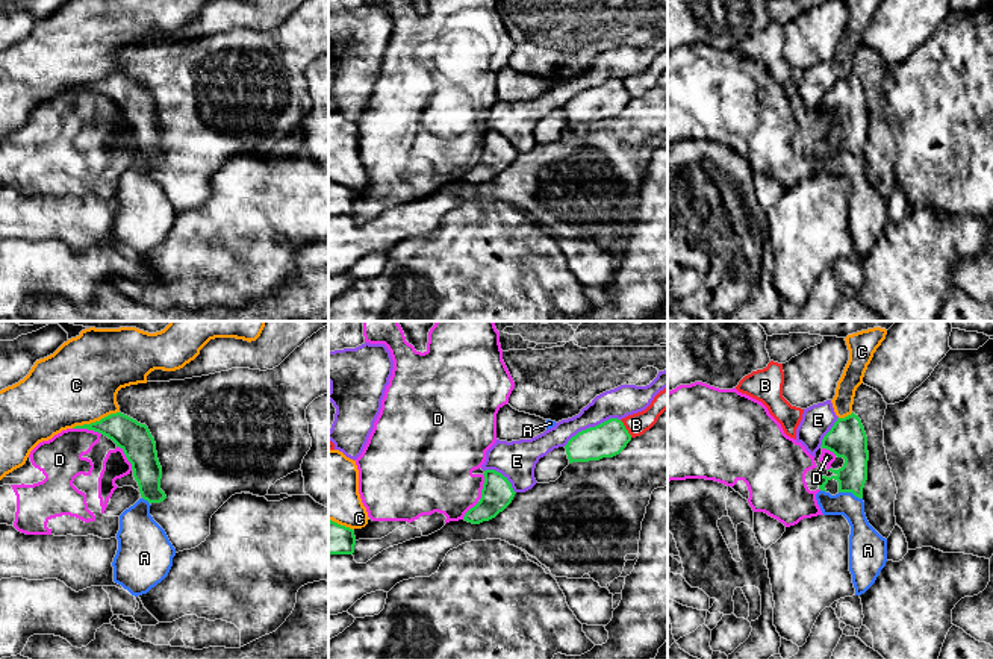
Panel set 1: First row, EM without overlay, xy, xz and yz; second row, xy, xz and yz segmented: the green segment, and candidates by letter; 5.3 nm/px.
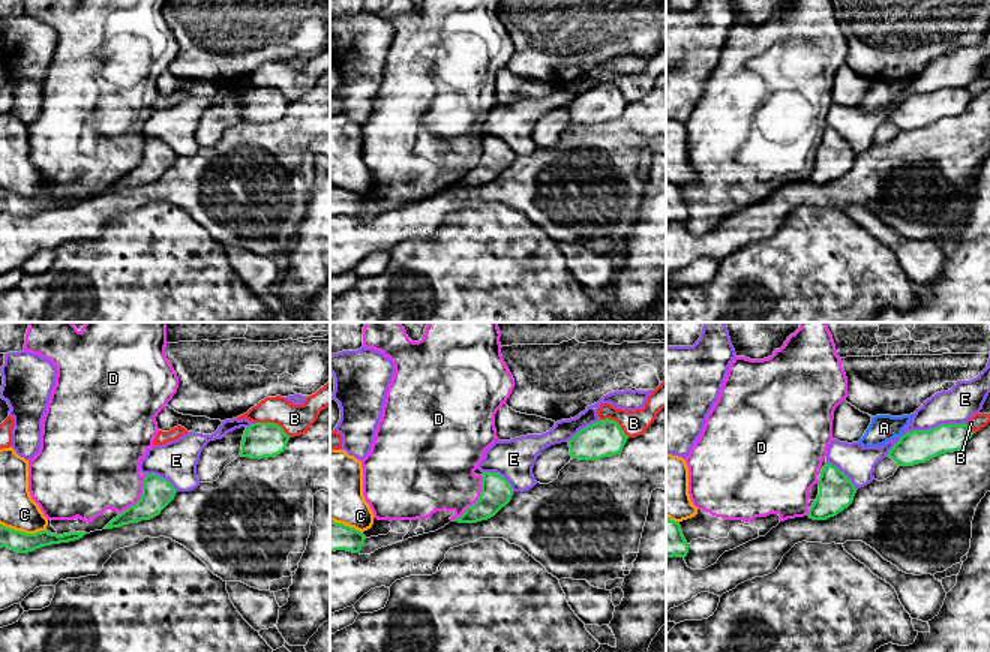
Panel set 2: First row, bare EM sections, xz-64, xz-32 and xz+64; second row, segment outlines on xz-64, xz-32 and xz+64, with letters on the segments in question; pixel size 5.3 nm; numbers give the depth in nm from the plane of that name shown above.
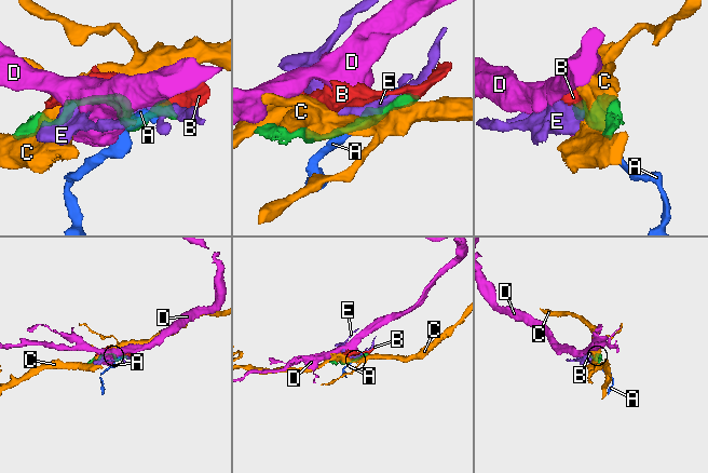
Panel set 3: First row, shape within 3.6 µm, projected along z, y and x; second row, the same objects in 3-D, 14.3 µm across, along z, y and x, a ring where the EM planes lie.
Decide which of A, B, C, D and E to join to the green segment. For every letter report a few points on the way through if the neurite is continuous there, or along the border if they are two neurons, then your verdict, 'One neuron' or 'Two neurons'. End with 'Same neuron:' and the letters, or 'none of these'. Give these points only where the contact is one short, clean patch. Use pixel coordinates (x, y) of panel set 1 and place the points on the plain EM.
A: Two neurons
B: Boundary: xz (619, 81), (631, 97). Two neurons
C: Two neurons
D: One neuron
E: Two neurons
Same neuron: D

